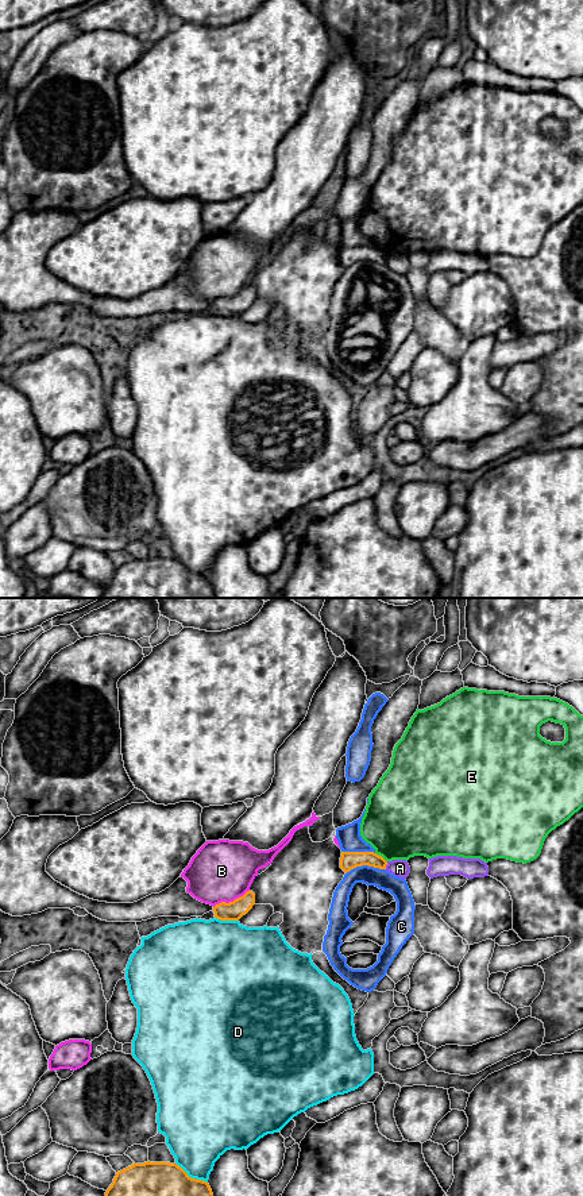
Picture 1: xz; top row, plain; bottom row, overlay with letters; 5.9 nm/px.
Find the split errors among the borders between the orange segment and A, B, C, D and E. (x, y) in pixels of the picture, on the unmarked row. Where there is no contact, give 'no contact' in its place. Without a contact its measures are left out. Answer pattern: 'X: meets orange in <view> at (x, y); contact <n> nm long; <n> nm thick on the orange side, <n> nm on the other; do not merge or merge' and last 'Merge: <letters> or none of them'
A: meets orange in xz at (386, 259); contact 50 nm long; 110 nm thick on the orange side, 100 nm on the other; do not merge
B: meets orange in xz at (231, 297); contact 240 nm long; 110 nm thick on the orange side, 360 nm on the other; do not merge
C: meets orange in xz at (365, 259); contact 240 nm long; 110 nm thick on the orange side, 120 nm on the other; do not merge
D: meets orange in xz at (190, 573); contact 220 nm long; 480 nm thick on the orange side, 360 nm on the other; do not merge
E: meets orange in xz at (381, 251); contact 90 nm long; 110 nm thick on the orange side, 440 nm on the other; do not merge
Merge: none of them

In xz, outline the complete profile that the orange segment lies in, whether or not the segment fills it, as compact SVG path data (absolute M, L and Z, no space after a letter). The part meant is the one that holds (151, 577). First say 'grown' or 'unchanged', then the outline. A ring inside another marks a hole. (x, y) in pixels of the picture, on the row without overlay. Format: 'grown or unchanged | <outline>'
unchanged | M144 558L116 568L101 598L215 598L206 576L192 574L177 559Z

